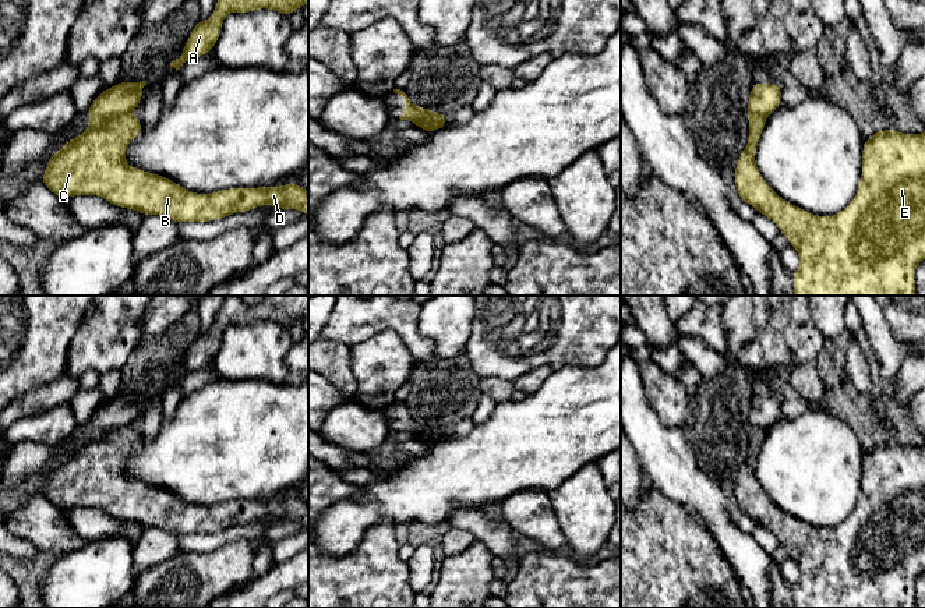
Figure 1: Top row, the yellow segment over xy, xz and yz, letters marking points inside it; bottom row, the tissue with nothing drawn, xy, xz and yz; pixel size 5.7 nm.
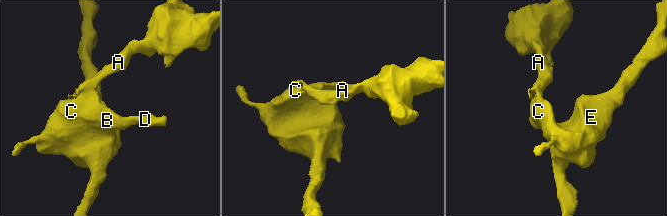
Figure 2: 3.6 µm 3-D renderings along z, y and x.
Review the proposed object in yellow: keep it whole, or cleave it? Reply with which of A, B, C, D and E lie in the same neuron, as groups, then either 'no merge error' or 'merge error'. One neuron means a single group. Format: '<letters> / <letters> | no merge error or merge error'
A / B C D E | merge error

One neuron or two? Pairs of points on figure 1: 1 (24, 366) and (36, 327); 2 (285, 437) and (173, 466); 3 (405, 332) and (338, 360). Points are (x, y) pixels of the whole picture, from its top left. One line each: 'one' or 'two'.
1: one
2: one
3: two

